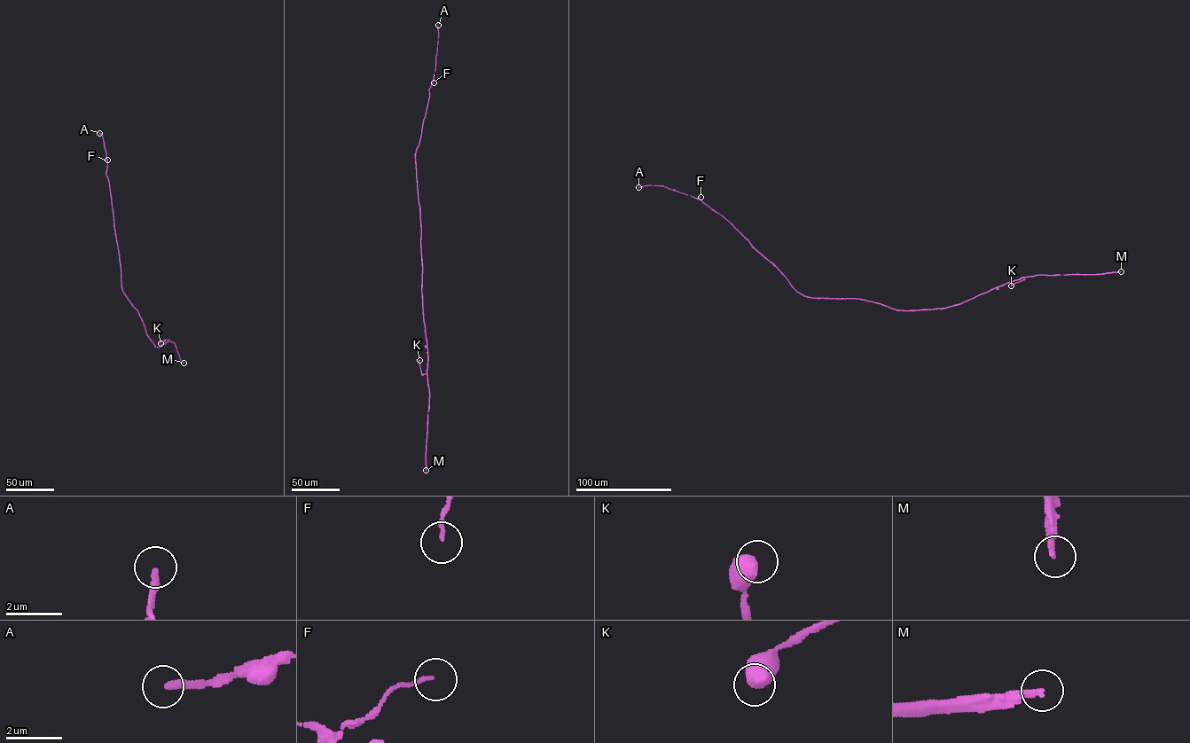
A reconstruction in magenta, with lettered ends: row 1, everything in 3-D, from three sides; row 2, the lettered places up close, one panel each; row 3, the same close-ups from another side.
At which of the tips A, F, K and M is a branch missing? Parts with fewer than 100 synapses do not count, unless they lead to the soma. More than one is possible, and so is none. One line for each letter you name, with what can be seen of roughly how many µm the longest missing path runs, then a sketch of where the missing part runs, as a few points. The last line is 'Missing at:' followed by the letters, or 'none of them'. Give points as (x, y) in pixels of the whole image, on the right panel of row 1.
M: about 400 µm are missing
Missing at: M

